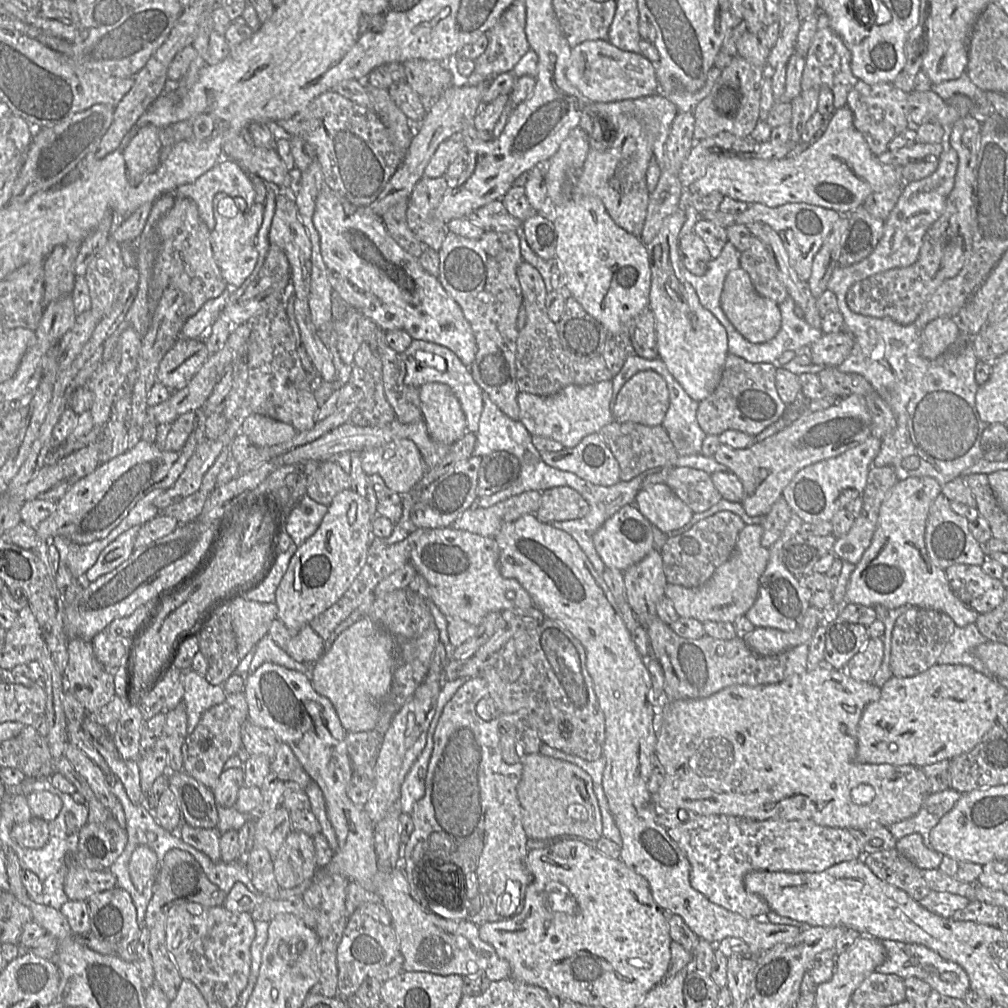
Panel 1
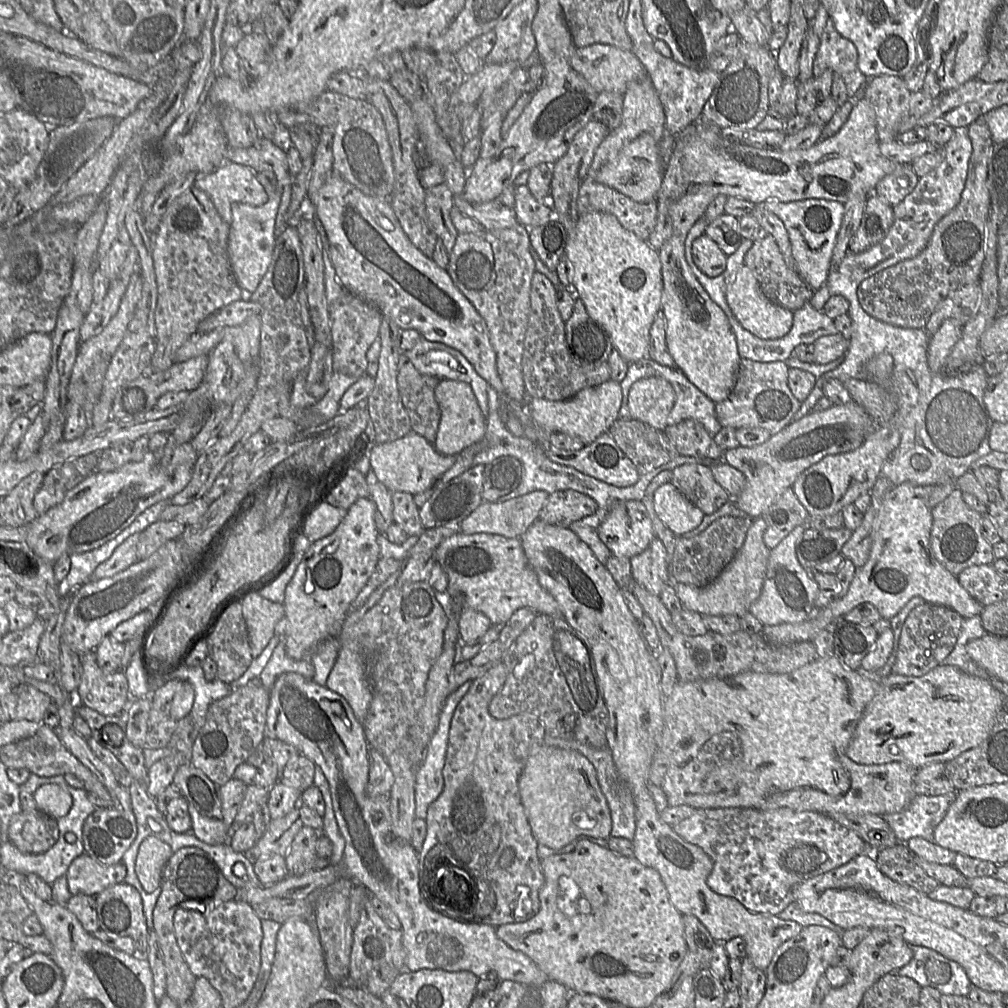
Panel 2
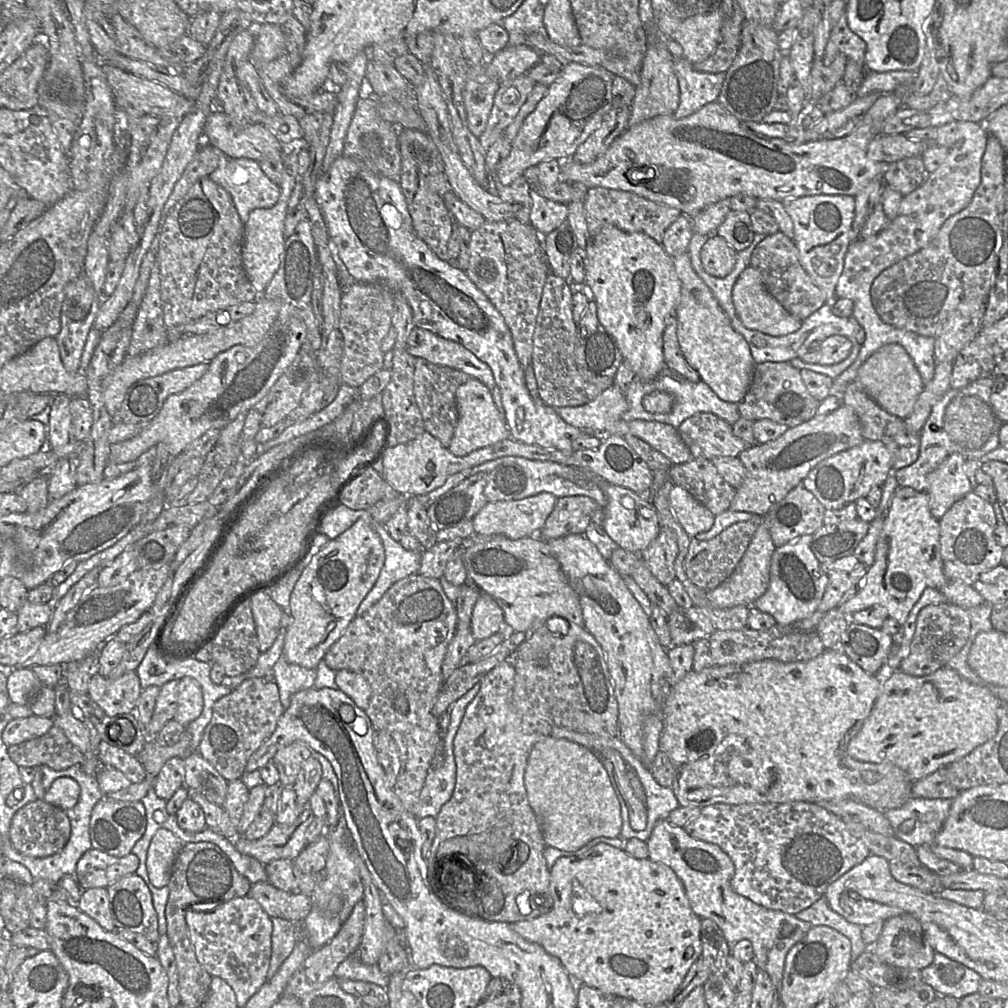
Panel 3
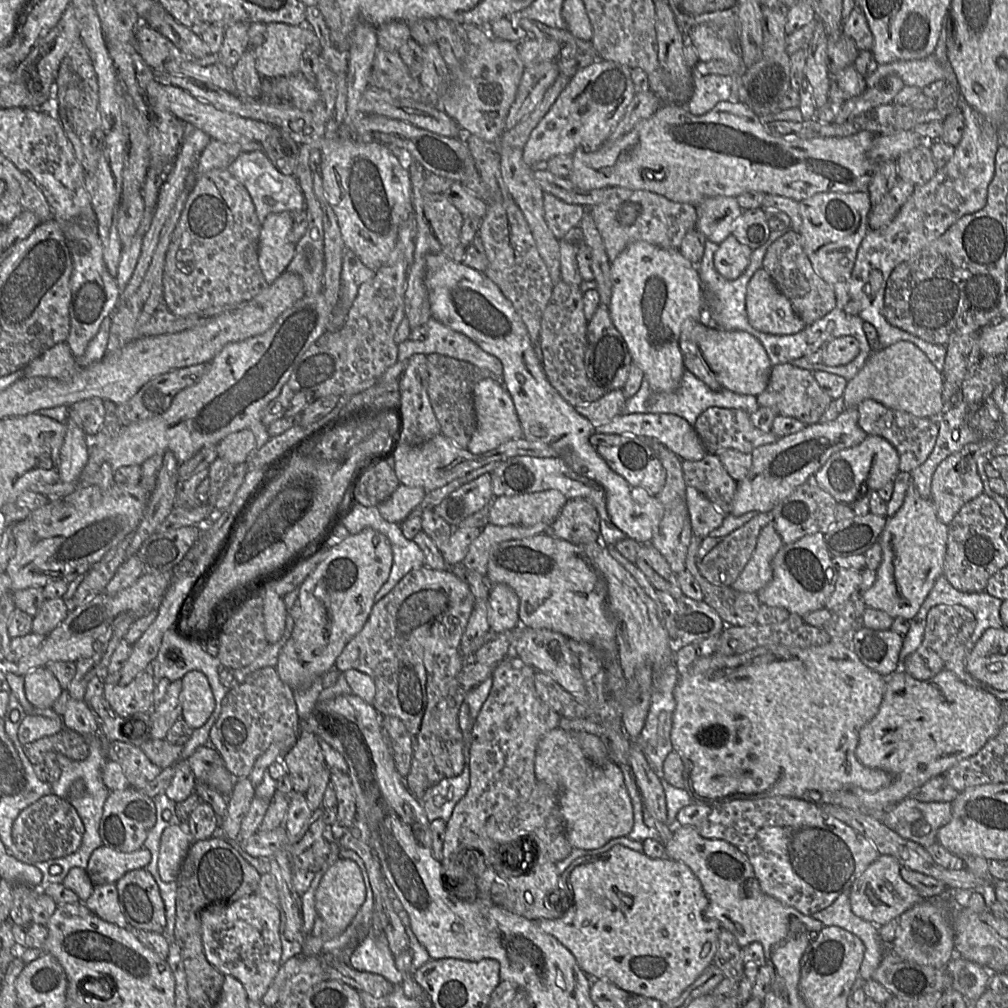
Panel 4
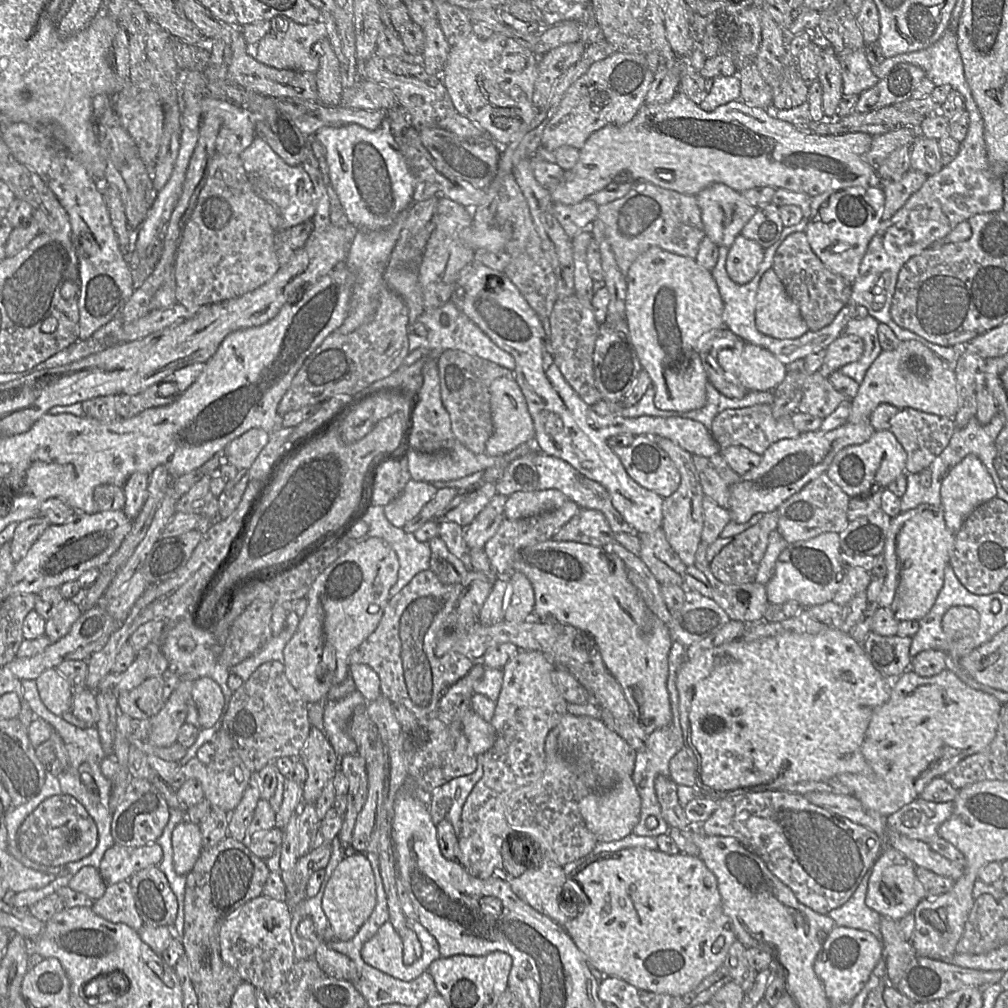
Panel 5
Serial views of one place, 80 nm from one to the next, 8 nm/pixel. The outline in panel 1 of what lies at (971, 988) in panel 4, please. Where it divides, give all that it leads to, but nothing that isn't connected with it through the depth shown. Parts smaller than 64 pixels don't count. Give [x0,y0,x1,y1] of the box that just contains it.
[876,939,969,999]

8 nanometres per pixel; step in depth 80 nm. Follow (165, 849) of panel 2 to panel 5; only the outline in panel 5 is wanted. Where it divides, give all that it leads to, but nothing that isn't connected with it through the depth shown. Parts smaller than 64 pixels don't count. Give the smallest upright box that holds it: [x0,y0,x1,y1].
[171,820,204,874]

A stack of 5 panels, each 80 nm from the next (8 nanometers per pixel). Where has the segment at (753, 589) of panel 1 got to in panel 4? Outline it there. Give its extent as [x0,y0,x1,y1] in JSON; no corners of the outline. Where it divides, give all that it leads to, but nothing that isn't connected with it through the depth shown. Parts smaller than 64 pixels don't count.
[731,521,784,593]

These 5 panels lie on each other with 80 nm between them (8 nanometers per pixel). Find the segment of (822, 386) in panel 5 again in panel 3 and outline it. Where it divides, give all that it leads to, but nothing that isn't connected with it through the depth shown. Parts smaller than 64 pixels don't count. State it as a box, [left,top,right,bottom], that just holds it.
[738,362,820,428]

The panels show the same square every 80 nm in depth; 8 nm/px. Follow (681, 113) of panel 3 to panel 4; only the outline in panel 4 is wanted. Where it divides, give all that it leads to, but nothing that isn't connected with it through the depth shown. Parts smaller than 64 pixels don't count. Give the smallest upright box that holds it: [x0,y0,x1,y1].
[686,69,732,115]

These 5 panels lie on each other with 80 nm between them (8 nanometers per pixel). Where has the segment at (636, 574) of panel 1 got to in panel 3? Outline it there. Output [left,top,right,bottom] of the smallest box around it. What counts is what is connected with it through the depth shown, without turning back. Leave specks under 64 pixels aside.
[640,529,678,585]

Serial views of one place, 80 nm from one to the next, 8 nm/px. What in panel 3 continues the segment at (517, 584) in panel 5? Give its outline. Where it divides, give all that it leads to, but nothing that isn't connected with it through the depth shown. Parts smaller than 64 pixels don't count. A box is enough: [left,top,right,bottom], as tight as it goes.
[471,593,505,641]

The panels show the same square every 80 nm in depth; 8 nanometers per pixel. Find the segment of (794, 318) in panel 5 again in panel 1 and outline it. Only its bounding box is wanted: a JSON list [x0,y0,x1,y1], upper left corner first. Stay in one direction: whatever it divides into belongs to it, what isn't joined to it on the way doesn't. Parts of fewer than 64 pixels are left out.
[720,267,781,343]

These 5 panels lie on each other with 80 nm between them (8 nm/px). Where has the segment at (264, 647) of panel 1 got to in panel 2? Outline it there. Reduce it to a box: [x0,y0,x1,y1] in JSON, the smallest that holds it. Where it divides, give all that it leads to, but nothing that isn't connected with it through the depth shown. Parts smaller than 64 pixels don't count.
[257,636,314,690]

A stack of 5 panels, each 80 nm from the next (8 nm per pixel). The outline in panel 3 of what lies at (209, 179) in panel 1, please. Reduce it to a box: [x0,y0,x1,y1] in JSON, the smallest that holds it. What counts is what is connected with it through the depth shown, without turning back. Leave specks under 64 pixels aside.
[209,159,281,222]

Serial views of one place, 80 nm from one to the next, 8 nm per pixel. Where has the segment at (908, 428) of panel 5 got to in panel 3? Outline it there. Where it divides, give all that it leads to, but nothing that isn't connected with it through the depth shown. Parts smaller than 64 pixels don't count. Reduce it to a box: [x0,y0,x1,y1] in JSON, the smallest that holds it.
[841,382,921,470]

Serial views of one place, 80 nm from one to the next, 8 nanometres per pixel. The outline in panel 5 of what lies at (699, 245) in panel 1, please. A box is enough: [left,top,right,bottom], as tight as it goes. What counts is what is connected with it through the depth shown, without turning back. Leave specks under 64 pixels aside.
[726,235,765,285]

